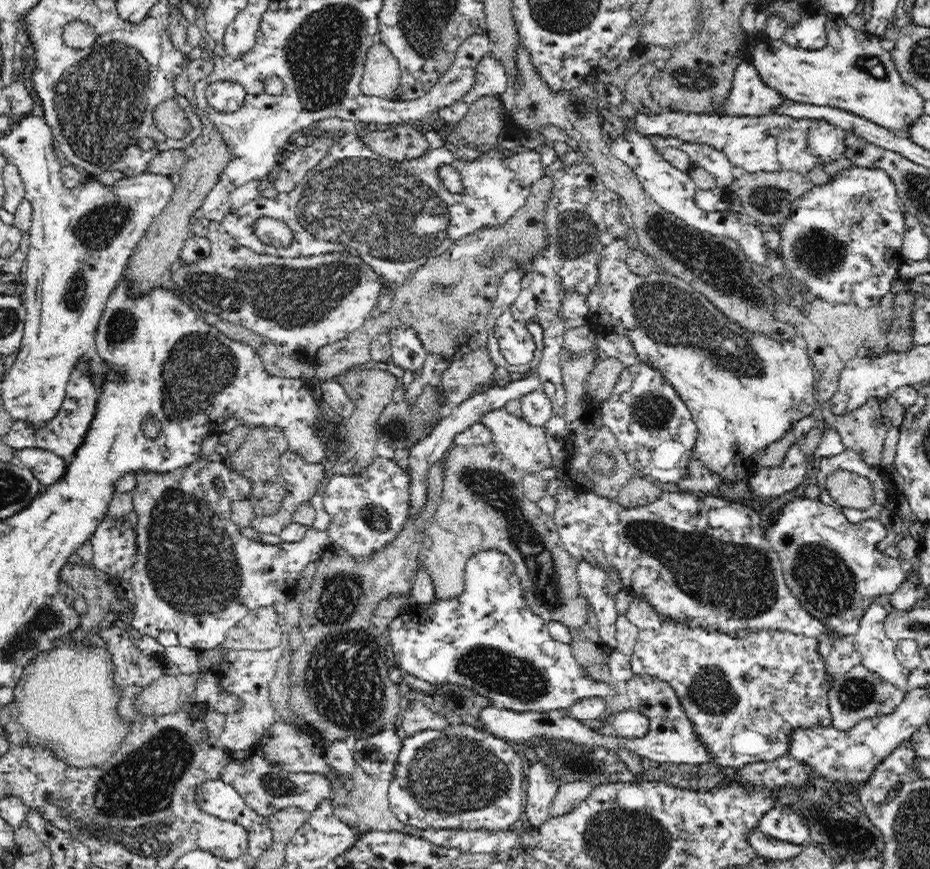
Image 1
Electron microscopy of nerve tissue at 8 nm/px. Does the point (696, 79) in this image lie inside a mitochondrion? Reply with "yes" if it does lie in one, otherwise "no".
yes

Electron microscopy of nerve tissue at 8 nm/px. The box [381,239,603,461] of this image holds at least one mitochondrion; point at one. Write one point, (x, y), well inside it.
(435, 291)

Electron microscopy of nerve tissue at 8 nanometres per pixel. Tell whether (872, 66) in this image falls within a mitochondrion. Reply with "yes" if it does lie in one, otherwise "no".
yes

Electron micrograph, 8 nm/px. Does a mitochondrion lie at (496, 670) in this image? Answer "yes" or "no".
yes

